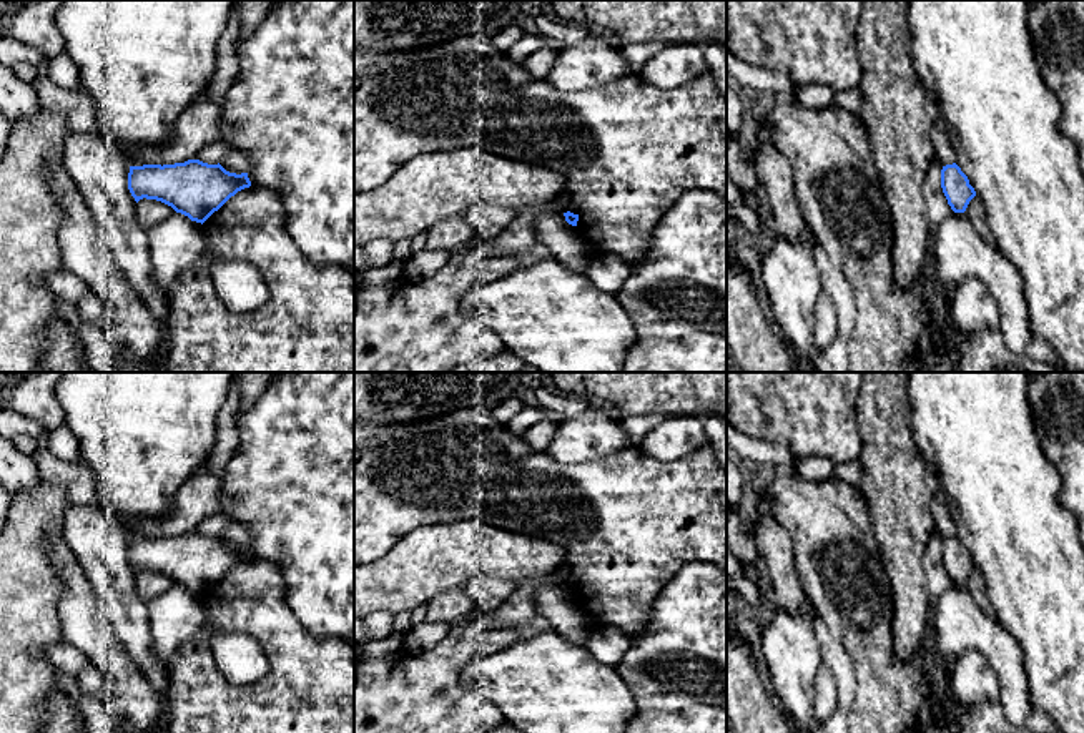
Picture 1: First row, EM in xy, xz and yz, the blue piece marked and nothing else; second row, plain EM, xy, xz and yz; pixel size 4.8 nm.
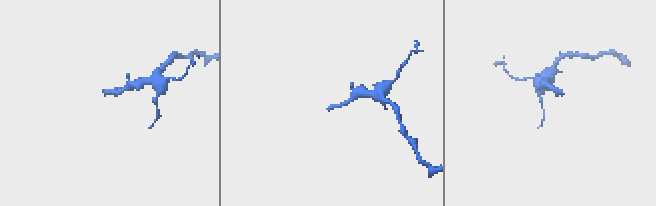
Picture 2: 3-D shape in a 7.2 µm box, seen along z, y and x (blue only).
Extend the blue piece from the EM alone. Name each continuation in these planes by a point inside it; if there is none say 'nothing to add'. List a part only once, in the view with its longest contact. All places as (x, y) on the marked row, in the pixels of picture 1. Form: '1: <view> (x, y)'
nothing to add

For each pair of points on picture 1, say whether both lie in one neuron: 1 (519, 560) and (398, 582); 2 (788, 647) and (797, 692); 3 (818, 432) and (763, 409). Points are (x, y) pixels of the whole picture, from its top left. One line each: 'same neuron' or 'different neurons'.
1: same neuron
2: same neuron
3: same neuron

